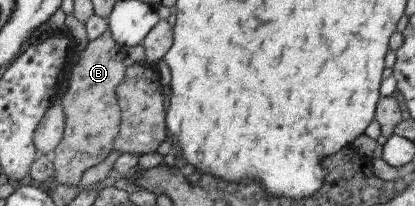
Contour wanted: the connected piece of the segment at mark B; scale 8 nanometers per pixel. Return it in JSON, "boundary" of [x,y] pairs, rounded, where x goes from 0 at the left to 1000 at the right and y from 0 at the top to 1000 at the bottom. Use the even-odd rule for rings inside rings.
{"boundary":[[[260,136],[234,189],[212,199],[205,233],[178,291],[169,340],[169,379],[157,403],[147,456],[147,515],[157,553],[157,617],[145,689],[128,718],[120,772],[128,791],[130,850],[106,883],[123,922],[140,893],[183,898],[195,845],[217,806],[241,796],[260,738],[272,723],[275,675],[282,670],[292,544],[277,427],[294,398],[306,325],[299,296],[304,233],[289,223],[265,165]]]}

